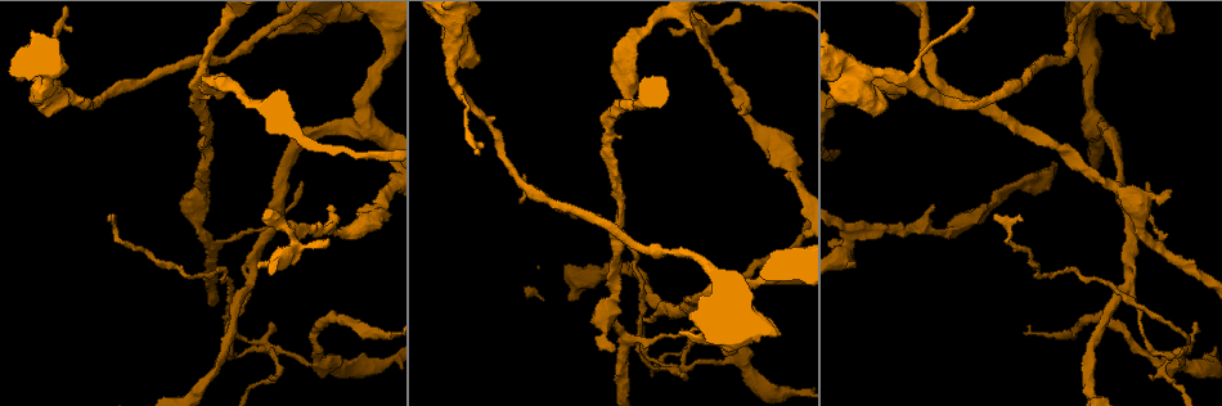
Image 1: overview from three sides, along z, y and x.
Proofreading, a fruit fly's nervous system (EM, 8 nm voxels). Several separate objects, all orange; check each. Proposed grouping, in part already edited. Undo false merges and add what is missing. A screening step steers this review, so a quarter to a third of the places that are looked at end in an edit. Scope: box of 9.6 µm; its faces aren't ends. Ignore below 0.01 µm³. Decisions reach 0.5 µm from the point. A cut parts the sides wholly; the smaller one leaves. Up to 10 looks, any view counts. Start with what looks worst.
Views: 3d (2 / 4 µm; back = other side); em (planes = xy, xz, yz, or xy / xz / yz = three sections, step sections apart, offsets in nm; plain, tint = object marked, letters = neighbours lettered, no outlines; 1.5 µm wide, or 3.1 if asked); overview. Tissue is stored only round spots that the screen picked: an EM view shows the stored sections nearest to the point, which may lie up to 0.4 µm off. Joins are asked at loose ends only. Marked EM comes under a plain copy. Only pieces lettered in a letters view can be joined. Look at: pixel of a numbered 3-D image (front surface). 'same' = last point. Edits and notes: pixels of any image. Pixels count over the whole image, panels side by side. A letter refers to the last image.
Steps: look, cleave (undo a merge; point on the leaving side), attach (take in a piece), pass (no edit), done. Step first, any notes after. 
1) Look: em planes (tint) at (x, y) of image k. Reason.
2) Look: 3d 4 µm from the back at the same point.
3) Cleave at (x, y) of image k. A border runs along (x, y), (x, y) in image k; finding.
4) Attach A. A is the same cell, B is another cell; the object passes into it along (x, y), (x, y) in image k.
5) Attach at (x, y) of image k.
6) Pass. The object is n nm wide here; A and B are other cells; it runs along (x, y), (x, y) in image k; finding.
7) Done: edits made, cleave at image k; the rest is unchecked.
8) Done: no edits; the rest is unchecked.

Look: 3d 2 µm at (1150, 38) of image 1.

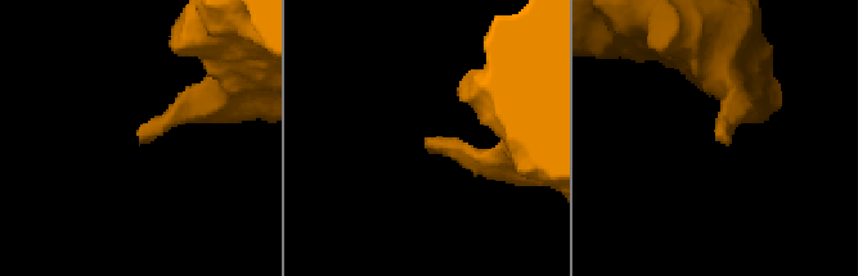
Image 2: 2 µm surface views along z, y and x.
Look: em yz step 8 (letters) at (718, 130) of image 2. Now the EM.

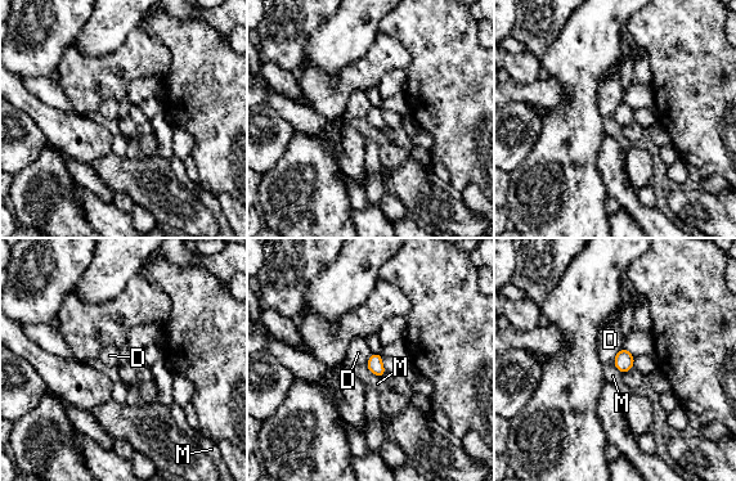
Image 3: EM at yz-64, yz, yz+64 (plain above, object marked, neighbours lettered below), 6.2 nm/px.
Look: em planes (letters) at the same point. Cut it another way.

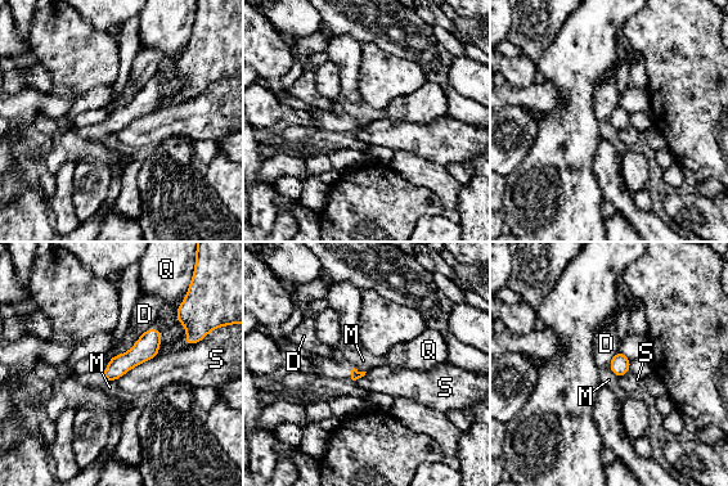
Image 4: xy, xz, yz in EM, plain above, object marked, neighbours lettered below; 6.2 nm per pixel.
Pass. D, M, Q and S are other cells; a border runs along (353, 365), (365, 372) in image 4; no lettered piece goes on from it.

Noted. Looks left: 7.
Look: em yz step 4 (tint) at (1187, 344) of image 1. Closes a loop.

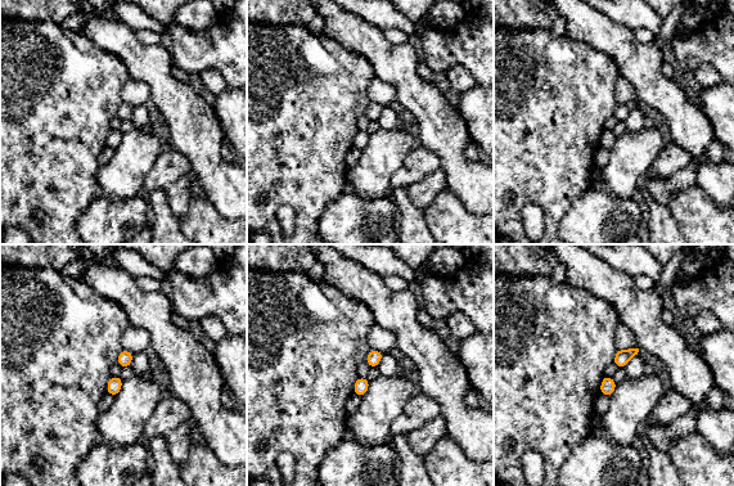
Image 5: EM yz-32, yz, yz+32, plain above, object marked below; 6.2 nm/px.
Look: em planes (letters) at the same point.

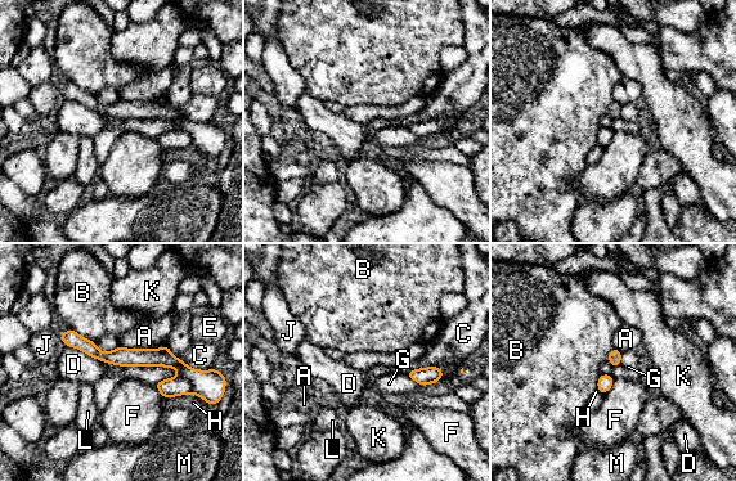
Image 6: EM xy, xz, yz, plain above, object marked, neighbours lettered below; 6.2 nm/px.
Cleave at (209, 385) of image 6. A, B, C, D, E, F, G, H, J, K, L and M are other cells; a border runs along (179, 376), (189, 383), (192, 392) in image 6; two neurons meet here.

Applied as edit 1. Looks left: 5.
Look: 3d 4 µm from the back at (1149, 182) of image 1. Free end.

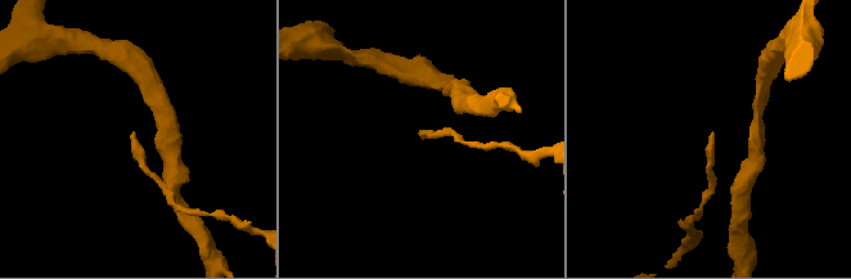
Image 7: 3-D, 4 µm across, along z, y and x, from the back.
Look: em xy step 8 (tint) at (131, 134) of image 7.

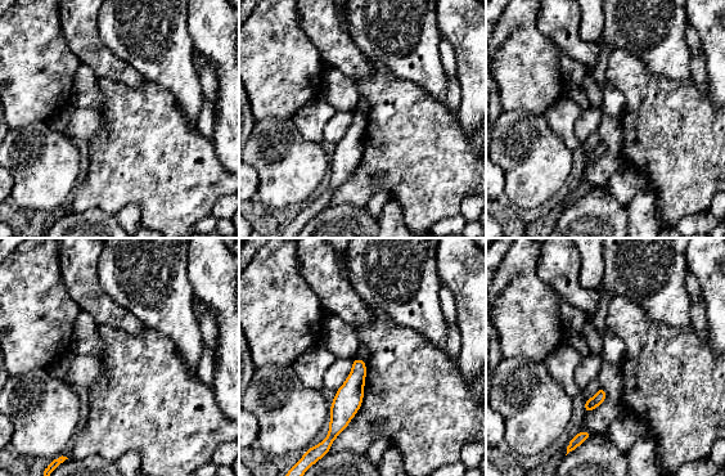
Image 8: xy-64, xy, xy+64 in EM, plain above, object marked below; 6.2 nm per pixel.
Look: em planes (letters) at the same point.

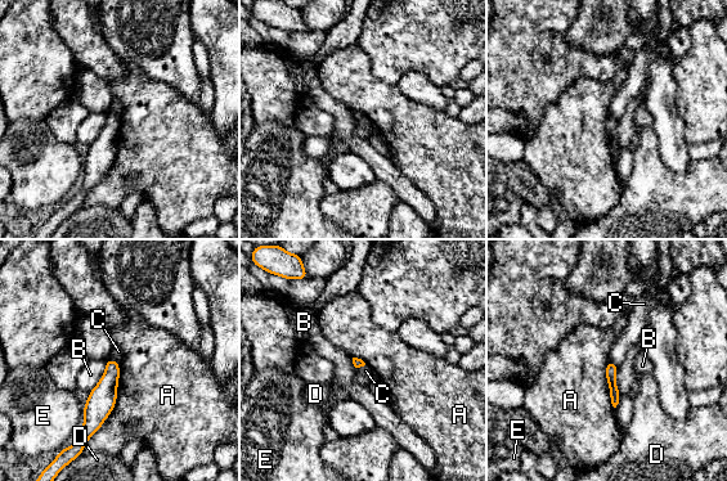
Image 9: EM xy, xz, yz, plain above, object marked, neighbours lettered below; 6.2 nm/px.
Pass. A, B, C, D and E are other cells; a border runs along (119, 363), (113, 409), (84, 446) in image 9; no lettered piece goes on from it.

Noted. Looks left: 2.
Look: 3d 2 µm at (386, 195) of image 1. A narrow waist.

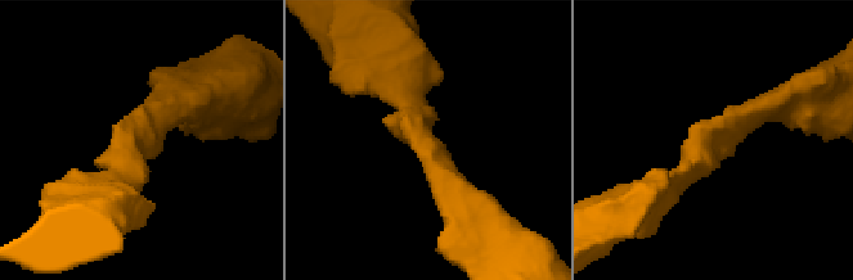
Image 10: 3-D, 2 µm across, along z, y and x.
Look: em planes (letters) at (130, 136) of image 10. The arms are 340, 340 nm wide.

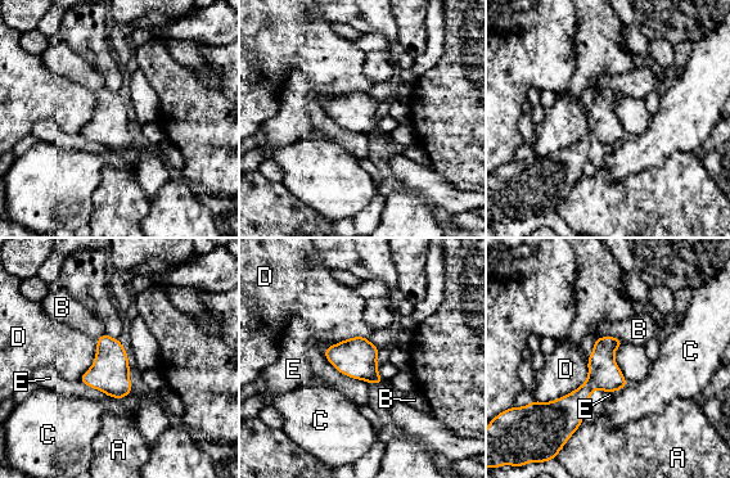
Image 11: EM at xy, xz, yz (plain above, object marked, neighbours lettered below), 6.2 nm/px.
Pass. The object is 180 nm wide here; A, B, C, D and E are other cells; all the same neuron.

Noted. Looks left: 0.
Done: edits made, cleave at image 6; the rest is unchecked.

